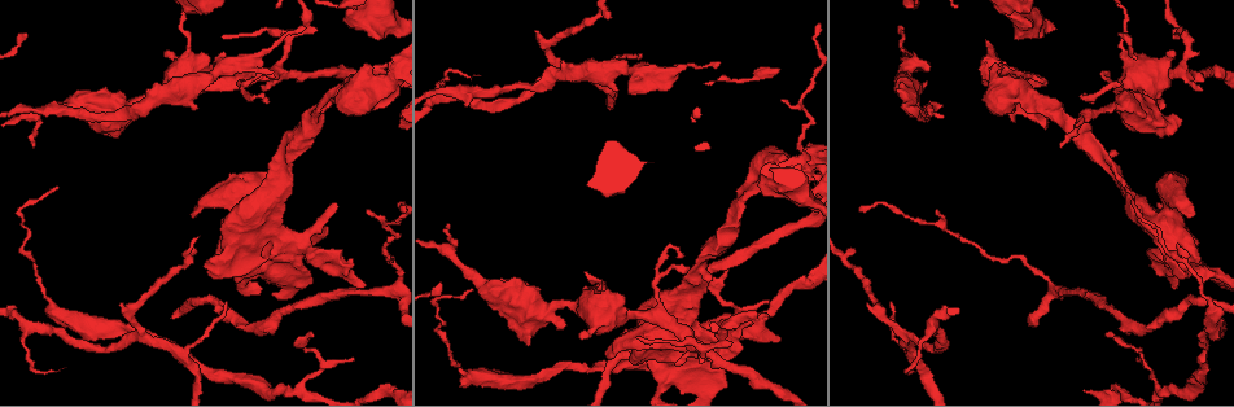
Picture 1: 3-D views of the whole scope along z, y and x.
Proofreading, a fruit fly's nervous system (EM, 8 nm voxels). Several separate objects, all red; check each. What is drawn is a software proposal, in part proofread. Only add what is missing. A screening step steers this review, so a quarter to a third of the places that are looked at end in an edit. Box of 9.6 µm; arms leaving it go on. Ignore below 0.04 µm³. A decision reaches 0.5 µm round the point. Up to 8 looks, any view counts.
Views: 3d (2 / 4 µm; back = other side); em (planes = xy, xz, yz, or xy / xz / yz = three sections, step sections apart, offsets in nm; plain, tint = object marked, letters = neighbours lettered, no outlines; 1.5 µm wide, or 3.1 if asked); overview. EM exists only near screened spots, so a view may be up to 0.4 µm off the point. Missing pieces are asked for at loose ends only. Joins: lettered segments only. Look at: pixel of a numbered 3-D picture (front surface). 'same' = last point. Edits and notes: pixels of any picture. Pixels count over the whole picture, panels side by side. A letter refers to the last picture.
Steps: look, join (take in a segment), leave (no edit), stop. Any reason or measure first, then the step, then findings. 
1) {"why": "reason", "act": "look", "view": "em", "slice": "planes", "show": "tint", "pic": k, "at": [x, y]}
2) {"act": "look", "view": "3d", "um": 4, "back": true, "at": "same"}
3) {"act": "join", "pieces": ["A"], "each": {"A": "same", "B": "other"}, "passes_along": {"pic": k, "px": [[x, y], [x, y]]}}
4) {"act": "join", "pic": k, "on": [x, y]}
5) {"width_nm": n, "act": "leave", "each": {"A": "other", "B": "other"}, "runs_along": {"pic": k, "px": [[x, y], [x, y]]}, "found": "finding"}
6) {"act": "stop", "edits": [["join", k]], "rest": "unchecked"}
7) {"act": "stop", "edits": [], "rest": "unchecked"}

{"why": "thick end", "act": "look", "view": "3d", "um": 4, "pic": 1, "at": [271, 70]}

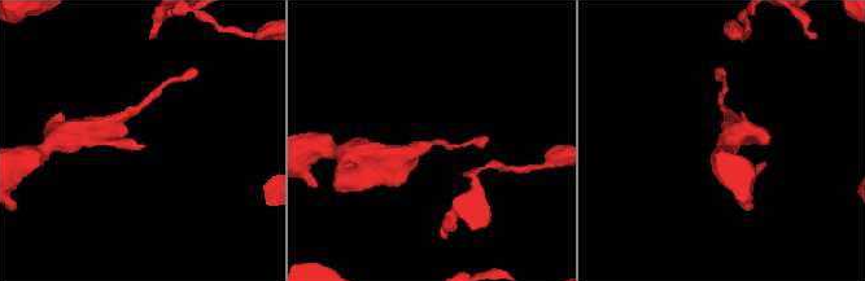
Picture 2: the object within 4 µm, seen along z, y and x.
{"why": "need the tissue", "act": "look", "view": "em", "slice": "xy", "step": 8, "show": "letters", "pic": 2, "at": [142, 145]}

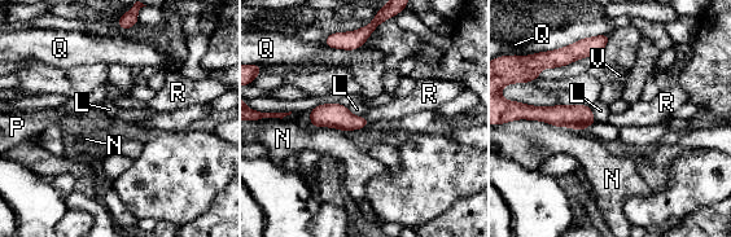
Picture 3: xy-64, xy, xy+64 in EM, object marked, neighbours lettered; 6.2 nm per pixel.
{"why": "another direction", "act": "look", "view": "em", "slice": "planes", "show": "letters", "at": "same"}

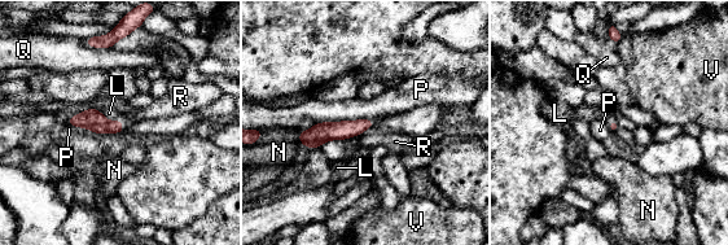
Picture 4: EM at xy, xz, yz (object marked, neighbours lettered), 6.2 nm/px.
{"longest_contact_nm": ["P", 360], "act": "leave", "each": {"L": "other", "N": "other", "P": "other", "Q": "other", "R": "other", "V": "other"}, "found": "no lettered segment goes on from it"}

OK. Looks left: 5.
{"why": "free end", "act": "look", "view": "em", "slice": "planes", "show": "tint", "pic": 1, "at": [607, 357]}

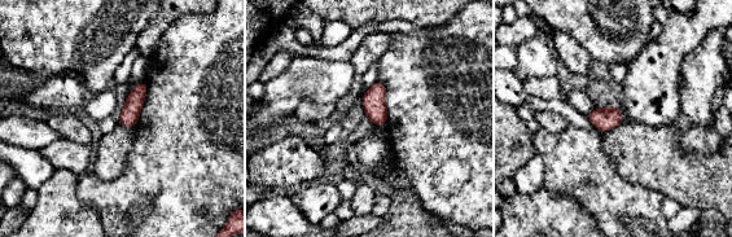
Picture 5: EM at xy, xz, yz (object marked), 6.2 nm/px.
{"act": "look", "view": "em", "slice": "planes", "show": "letters", "at": "same"}

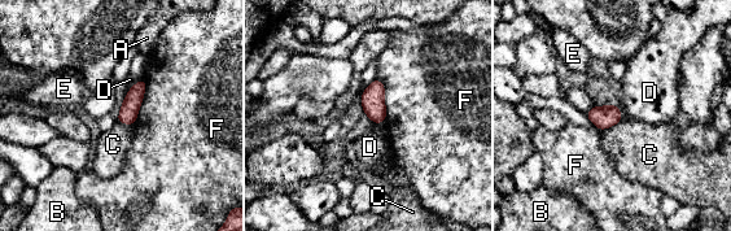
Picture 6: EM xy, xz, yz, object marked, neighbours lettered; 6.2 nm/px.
{"longest_contact_nm": ["F", 280], "act": "leave", "each": {"A": "other", "B": "other", "C": "other", "D": "other", "E": "other", "F": "other"}, "border": {"pic": 6, "px": [[621, 120], [600, 130]]}, "found": "none of them fits"}

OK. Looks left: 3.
{"act": "look", "view": "3d", "um": 4, "pic": 1, "at": [1180, 119]}

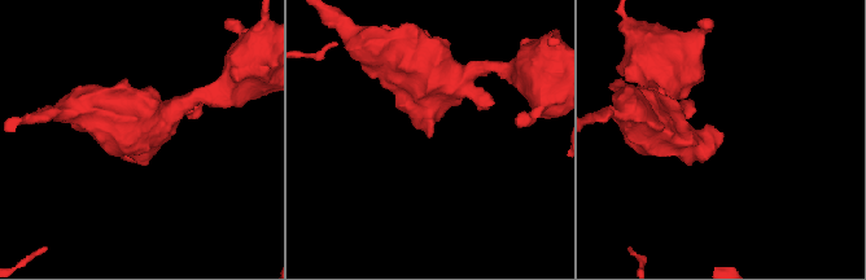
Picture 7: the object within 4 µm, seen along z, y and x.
{"why": "shape alone is not enough", "act": "look", "view": "em", "slice": "yz", "step": 8, "show": "letters", "pic": 7, "at": [432, 133]}

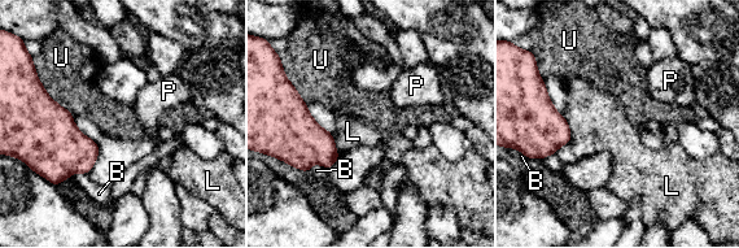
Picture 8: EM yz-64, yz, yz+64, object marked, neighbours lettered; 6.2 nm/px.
{"act": "leave", "each": {"B": "other", "L": "other", "P": "other", "U": "other"}, "border": {"pic": 8, "px": [[42, 83], [44, 90], [71, 113]]}, "found": "no lettered segment goes on from it"}

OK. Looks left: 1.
{"act": "stop", "edits": [], "rest": "unchecked"}

